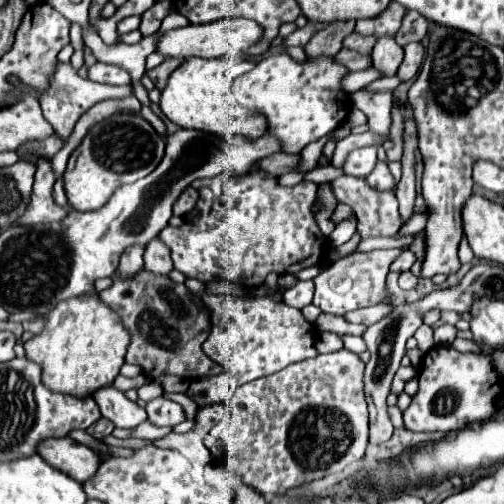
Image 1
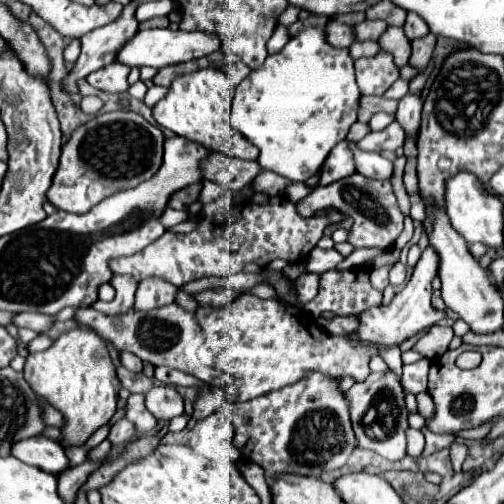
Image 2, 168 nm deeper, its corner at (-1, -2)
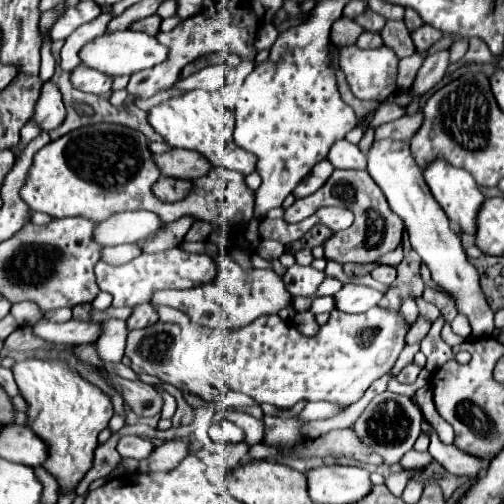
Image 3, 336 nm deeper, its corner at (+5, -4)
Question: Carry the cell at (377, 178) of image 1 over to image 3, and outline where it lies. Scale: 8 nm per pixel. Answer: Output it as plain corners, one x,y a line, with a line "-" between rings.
337,140
329,154
327,154
327,160
335,166
335,168
359,168
359,170
365,170
365,154
351,142
347,140

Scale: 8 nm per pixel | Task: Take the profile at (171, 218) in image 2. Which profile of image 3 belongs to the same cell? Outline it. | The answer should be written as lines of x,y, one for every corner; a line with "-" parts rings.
123,212
101,222
95,228
93,238
99,240
99,244
103,246
131,244
137,242
139,238
149,236
159,226
161,226
159,218
151,212

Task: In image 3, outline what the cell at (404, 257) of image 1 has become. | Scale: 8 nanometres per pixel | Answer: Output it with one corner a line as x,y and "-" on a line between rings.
345,284
335,296
335,308
347,314
361,314
369,308
377,306
383,294
379,290
359,286
359,284

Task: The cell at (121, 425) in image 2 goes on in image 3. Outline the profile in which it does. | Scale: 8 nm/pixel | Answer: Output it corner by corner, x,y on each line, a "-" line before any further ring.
121,436
119,444
117,444
117,452
125,458
135,458
135,460
143,460
149,458
149,454
155,450
155,444
151,444
151,440
141,438
141,436

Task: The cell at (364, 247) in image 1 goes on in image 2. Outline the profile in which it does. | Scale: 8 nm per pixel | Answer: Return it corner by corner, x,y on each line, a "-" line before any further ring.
315,248
309,256
307,256
307,262
305,262
305,268
307,272
315,272
315,274
321,274
323,270
331,270
331,268
337,268
337,264
341,264
345,258
335,250
323,250
323,248

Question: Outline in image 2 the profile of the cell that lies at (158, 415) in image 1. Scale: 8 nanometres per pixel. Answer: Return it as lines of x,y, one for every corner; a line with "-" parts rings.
169,386
151,388
145,394
145,406
157,420
165,420
165,422
183,414
183,398
177,394
175,388

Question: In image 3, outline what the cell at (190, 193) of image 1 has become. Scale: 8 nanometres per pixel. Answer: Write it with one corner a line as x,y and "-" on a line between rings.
159,176
159,180
151,186
151,190
163,202
177,202
177,200
181,200
181,198
185,198
189,194
191,182
189,180
181,180
181,178

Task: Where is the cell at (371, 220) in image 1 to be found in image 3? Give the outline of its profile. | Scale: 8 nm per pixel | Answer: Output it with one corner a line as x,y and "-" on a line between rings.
333,170
329,180
311,196
295,200
291,208
285,210
287,222
301,222
307,216
315,214
321,206
345,206
353,210
355,222
351,228
333,234
329,240
323,242
323,258
333,260
339,264
347,262
375,262
379,256
395,250
401,244
401,234
405,230
403,220
389,208
381,188
367,176
365,170

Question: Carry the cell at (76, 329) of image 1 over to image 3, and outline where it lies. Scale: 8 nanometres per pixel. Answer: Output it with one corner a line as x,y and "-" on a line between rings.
59,360
17,362
13,366
13,376
21,396
27,402
27,426
49,448
43,468
57,480
59,494
75,490
93,466
93,452
97,448
99,432
109,426
113,416
109,398

